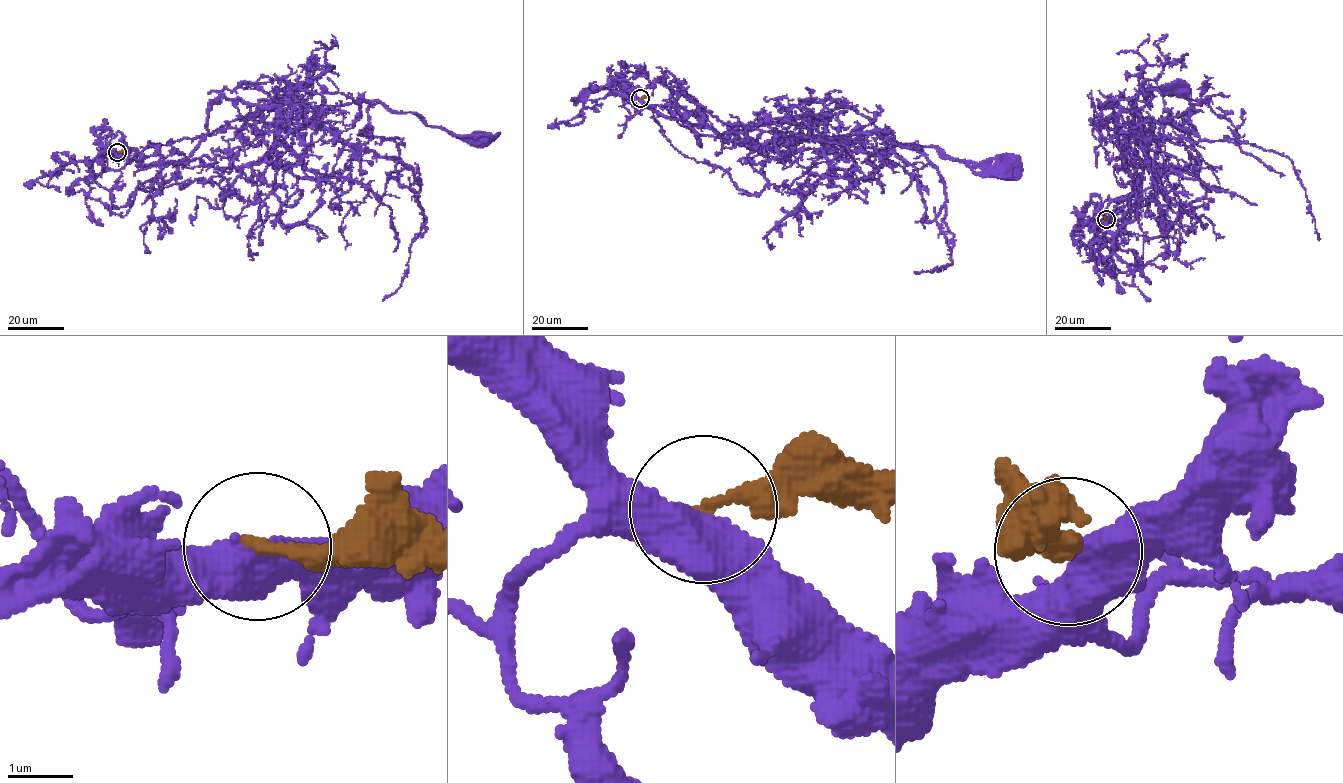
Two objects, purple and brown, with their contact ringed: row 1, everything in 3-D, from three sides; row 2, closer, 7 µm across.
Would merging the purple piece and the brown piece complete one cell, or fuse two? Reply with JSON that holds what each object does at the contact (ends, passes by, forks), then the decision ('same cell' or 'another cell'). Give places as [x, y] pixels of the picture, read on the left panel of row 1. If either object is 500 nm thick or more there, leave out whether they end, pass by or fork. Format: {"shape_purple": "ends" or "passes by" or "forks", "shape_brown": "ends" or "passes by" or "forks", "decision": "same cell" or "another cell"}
{"decision": "another cell"}

